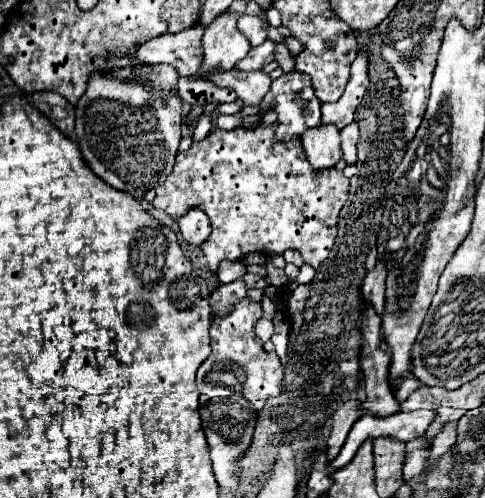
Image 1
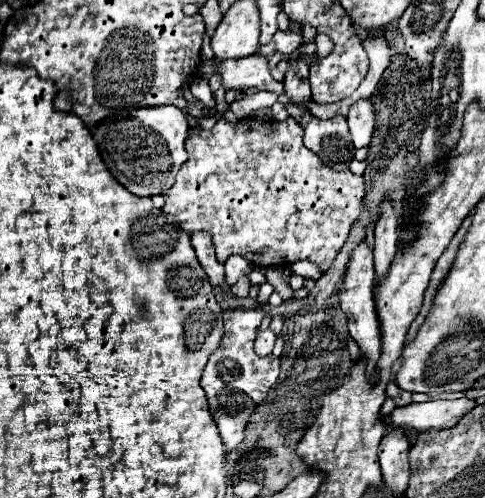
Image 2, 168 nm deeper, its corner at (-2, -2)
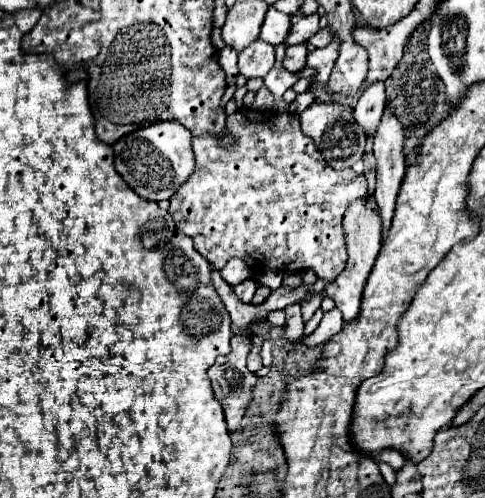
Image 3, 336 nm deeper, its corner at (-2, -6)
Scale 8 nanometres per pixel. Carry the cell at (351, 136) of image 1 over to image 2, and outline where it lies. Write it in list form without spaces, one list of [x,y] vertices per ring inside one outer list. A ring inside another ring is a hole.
[[[360,99],[360,103],[354,103],[346,119],[348,119],[354,149],[366,147],[374,131],[374,109],[372,109],[370,99]]]

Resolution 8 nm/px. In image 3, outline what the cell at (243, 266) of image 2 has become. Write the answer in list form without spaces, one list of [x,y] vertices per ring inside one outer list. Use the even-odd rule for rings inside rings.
[[[234,257],[220,269],[220,275],[228,285],[234,287],[234,285],[246,281],[248,277],[252,277],[252,269],[240,257]]]

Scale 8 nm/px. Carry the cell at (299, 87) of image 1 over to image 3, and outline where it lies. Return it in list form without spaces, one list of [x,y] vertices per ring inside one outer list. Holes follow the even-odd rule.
[[[306,43],[300,45],[290,45],[286,47],[286,57],[284,57],[284,67],[292,73],[298,73],[304,69],[306,65],[306,57],[308,57],[308,49]]]

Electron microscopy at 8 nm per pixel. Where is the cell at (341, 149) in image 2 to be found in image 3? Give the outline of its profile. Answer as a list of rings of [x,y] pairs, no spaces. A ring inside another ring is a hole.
[[[314,101],[300,115],[300,121],[302,121],[302,131],[314,139],[318,151],[330,163],[330,167],[334,167],[334,169],[348,169],[356,161],[362,159],[364,145],[366,145],[366,133],[356,123],[356,119],[352,115],[352,107],[344,107],[340,103],[320,103],[320,101]]]

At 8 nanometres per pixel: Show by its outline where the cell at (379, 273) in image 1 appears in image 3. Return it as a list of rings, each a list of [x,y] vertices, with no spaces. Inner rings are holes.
[[[386,105],[382,121],[378,125],[378,131],[374,135],[374,157],[376,157],[376,169],[378,169],[378,183],[376,183],[376,191],[374,197],[378,201],[380,207],[380,215],[382,215],[382,223],[384,223],[384,235],[388,233],[392,215],[394,215],[394,207],[396,207],[396,197],[400,191],[400,183],[406,171],[406,155],[404,155],[404,125],[396,119],[396,115],[392,113],[392,107]]]

